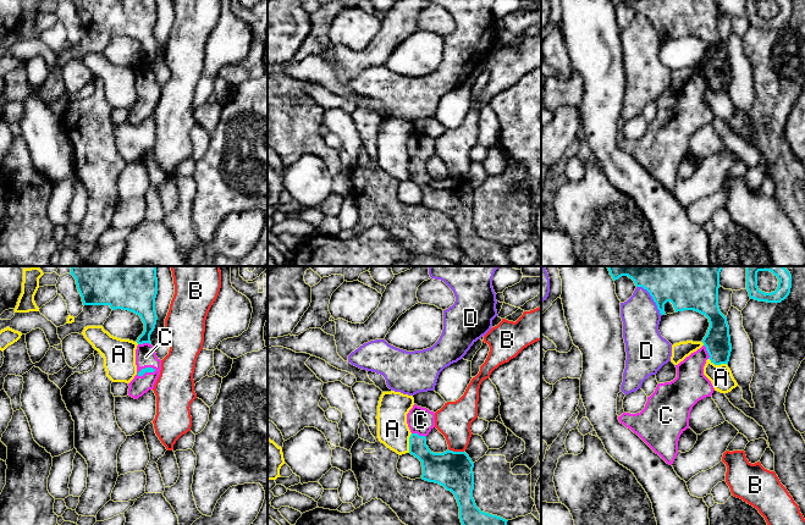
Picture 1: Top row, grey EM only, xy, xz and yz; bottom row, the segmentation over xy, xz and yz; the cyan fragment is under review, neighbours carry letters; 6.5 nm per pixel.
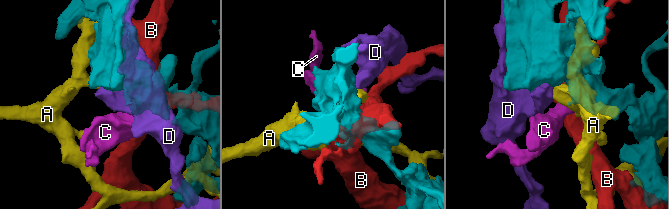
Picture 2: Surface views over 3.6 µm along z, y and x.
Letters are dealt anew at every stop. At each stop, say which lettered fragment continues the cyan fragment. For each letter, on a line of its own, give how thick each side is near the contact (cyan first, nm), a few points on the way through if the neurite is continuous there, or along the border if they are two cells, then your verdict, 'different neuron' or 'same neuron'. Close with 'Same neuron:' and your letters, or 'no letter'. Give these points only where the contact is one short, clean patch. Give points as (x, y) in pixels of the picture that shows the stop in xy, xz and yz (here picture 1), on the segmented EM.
A: calibres 180 and 150 nm; different neuron
B: calibres 260 and 240 nm; different neuron
C: calibres 200 and 180 nm; way xz (440, 468), (419, 447), (419, 436), (420, 420); same neuron
D: calibres 460 and 240 nm; different neuron
Same neuron: C

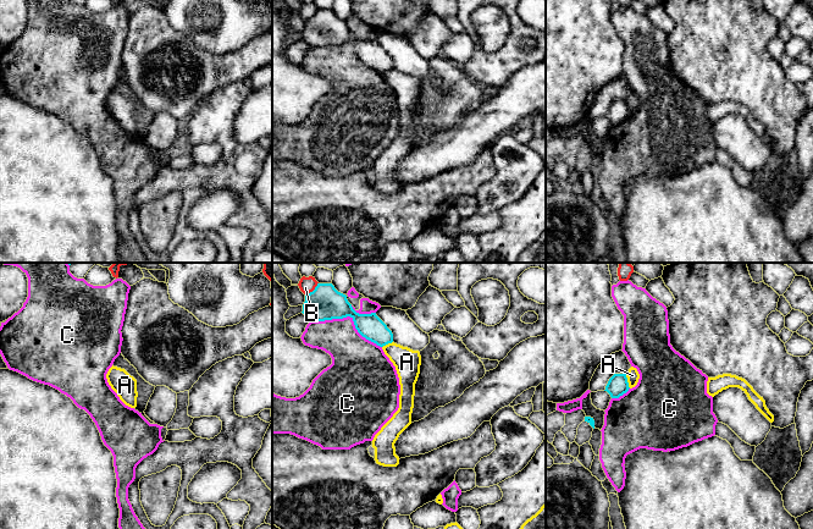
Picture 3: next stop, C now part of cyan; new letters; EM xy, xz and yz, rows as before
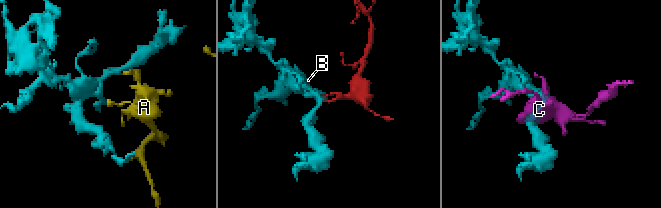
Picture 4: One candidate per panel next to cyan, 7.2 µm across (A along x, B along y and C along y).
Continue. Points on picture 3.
A: calibres 140 and 90 nm; border yz (625, 374), (630, 387); different neuron
B: calibres 220 and 110 nm; different neuron
C: calibres 220 and 260 nm; different neuron
Same neuron: no letter

